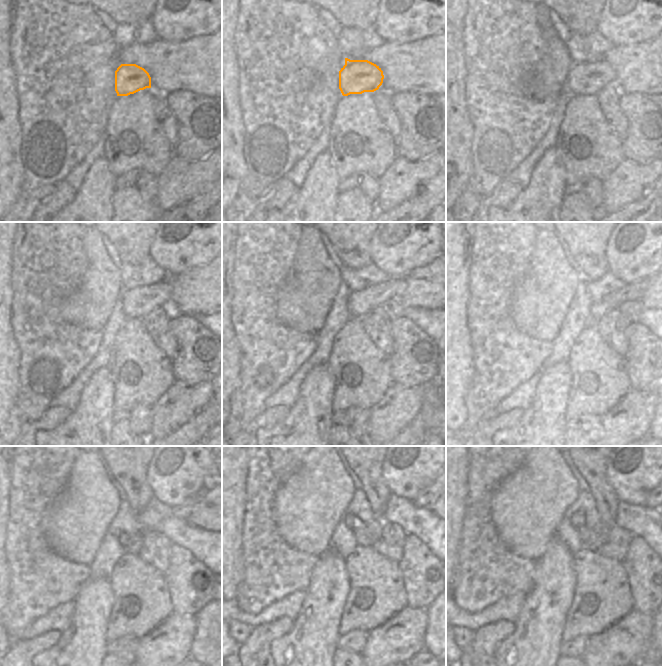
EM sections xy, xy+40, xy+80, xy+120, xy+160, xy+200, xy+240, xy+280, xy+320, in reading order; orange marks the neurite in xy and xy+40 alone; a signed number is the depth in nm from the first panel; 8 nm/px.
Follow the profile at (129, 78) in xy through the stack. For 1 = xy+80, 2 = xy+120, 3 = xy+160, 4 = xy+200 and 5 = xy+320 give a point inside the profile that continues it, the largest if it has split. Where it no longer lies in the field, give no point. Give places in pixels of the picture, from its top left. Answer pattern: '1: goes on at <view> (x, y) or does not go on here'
1: goes on at xy+80 (585, 77)
2: goes on at xy+120 (137, 302)
3: goes on at xy+160 (361, 302)
4: goes on at xy+200 (611, 293)
5: goes on at xy+320 (649, 502)

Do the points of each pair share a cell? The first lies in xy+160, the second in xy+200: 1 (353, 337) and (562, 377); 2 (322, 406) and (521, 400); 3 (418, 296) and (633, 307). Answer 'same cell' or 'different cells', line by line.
1: different cells
2: different cells
3: different cells

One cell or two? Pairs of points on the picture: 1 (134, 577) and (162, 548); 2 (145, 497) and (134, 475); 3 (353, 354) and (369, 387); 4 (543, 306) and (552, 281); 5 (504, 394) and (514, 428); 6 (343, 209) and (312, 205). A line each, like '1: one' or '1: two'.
1: two
2: one
3: one
4: one
5: two
6: two

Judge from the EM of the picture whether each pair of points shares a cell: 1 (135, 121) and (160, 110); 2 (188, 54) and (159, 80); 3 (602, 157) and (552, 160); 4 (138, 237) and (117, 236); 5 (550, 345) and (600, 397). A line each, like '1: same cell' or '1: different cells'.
1: different cells
2: same cell
3: different cells
4: same cell
5: different cells

